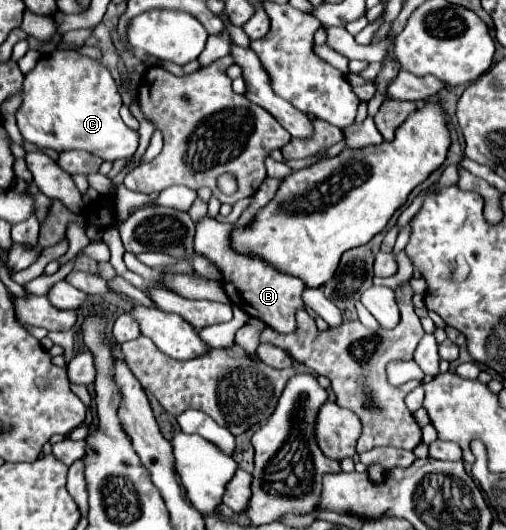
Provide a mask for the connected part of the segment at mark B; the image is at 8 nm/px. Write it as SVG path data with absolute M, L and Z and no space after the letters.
M266 178L264 184L260 186L260 190L250 198L250 206L244 210L244 214L238 218L236 224L220 224L216 220L210 218L210 214L206 214L202 220L196 222L196 240L194 240L194 248L200 256L212 260L220 272L222 272L222 286L226 290L226 294L230 296L230 300L234 304L238 304L242 310L246 310L248 316L266 320L266 324L270 328L274 328L280 334L292 334L296 332L296 308L304 308L302 302L302 292L304 292L304 282L296 276L288 276L276 268L272 268L266 260L262 260L260 256L254 254L238 254L232 248L232 240L230 234L236 228L246 228L248 224L252 224L256 212L260 208L264 208L274 196L276 190L280 188L280 180L276 178Z

